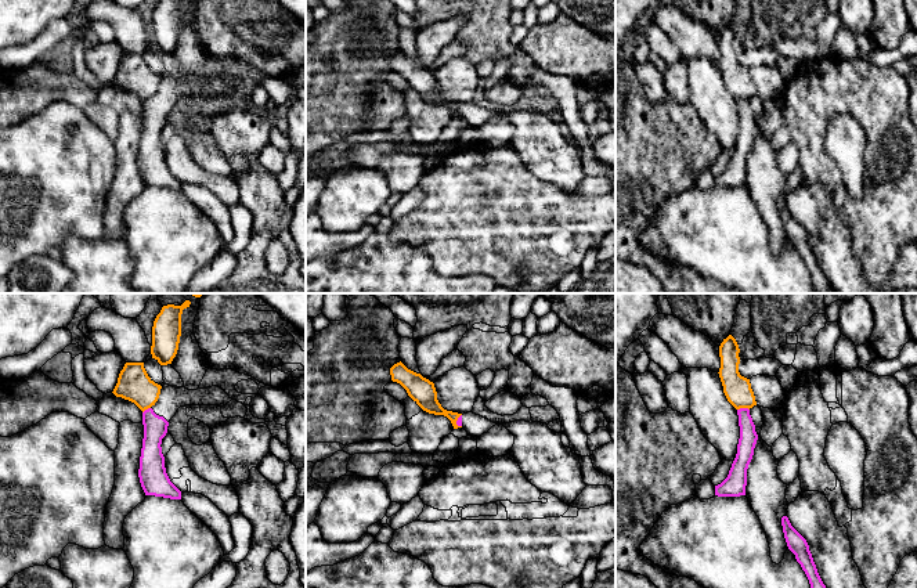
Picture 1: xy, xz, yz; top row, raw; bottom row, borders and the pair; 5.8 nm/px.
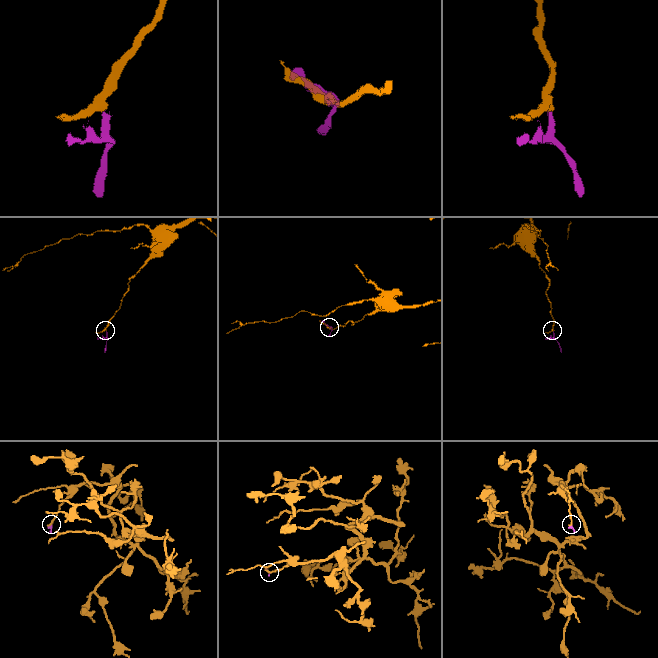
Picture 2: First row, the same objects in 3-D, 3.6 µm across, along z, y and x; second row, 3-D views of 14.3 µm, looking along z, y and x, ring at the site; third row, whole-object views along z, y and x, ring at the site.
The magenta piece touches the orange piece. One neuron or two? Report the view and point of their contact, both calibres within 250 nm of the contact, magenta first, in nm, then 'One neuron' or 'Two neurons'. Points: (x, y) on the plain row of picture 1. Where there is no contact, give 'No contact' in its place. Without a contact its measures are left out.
Touches magenta at yz (743, 98). Thickness 100 nm (magenta) against 160 nm. Two neurons

